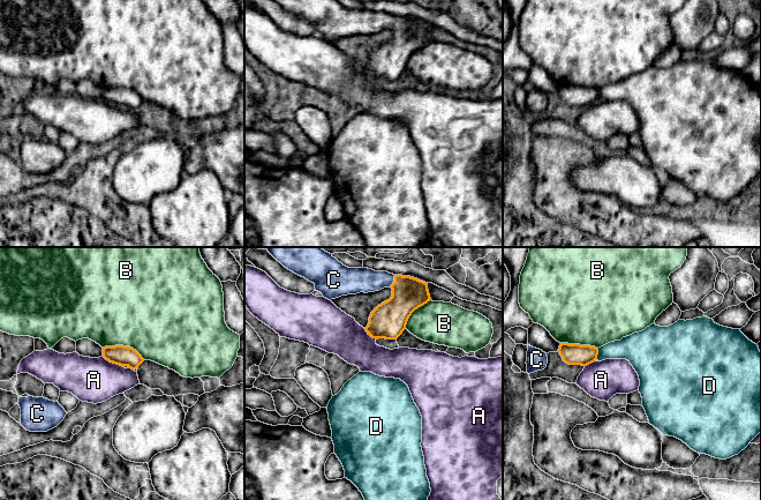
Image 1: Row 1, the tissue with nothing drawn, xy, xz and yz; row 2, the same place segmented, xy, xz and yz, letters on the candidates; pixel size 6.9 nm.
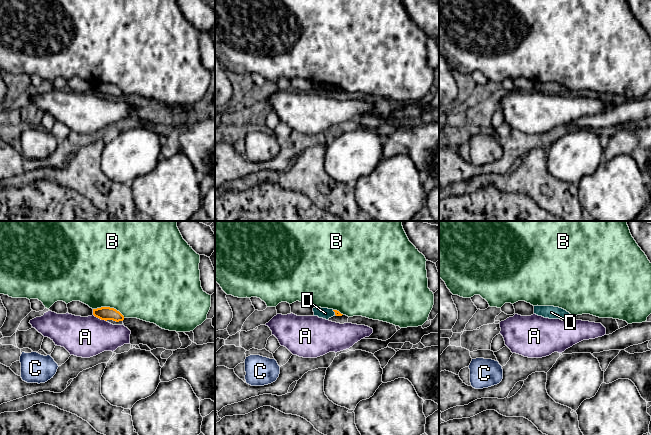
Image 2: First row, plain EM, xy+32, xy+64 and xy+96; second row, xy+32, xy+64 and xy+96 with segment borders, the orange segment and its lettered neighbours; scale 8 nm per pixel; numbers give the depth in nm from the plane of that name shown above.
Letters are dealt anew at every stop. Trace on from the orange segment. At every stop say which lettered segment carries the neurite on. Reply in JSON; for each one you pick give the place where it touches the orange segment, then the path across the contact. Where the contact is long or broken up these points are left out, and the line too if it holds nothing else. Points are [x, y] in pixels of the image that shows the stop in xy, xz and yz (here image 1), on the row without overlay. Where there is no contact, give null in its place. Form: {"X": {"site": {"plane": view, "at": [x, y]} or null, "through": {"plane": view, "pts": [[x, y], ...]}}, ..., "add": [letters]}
{"C": {"site": {"plane": "xz", "at": [394, 22]}, "through": {"plane": "xz", "pts": [[408, 35], [394, 22], [359, 21]]}}, "add": ["C"]}

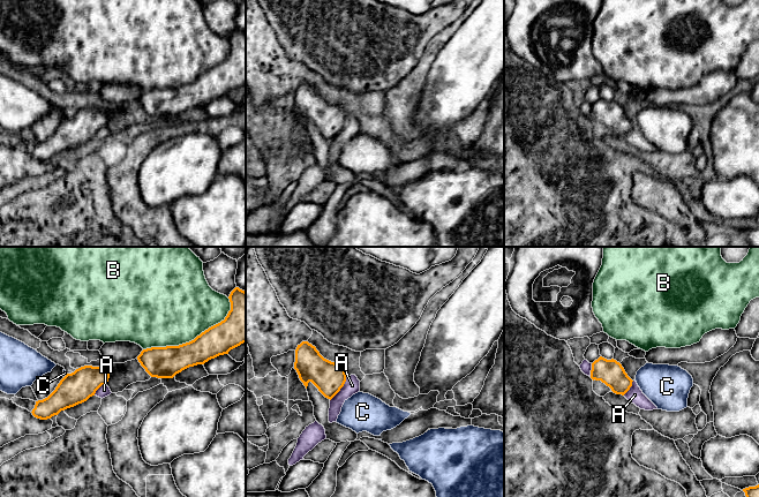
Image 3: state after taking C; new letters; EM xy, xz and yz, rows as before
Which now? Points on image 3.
{"add": []}

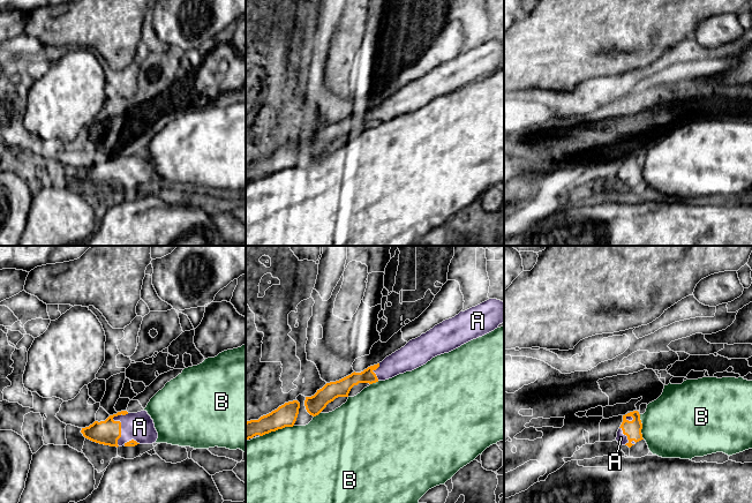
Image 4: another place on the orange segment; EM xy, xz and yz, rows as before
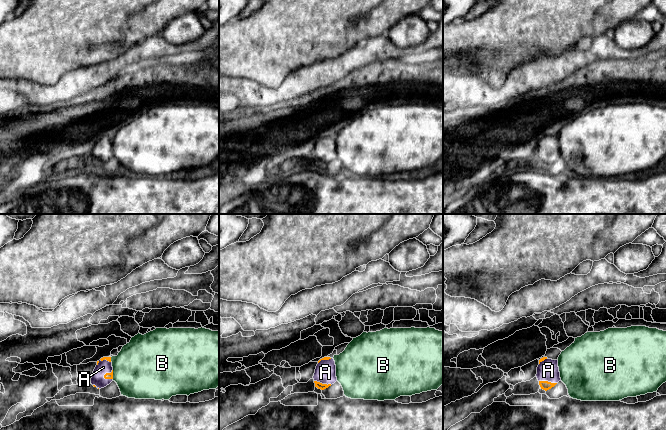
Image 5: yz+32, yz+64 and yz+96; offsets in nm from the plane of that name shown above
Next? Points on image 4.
{"A": {"site": {"plane": "xy", "at": [120, 164]}, "through": {"plane": "xy", "pts": [[107, 174], [120, 164], [125, 169], [140, 169]]}}, "add": ["A"]}

